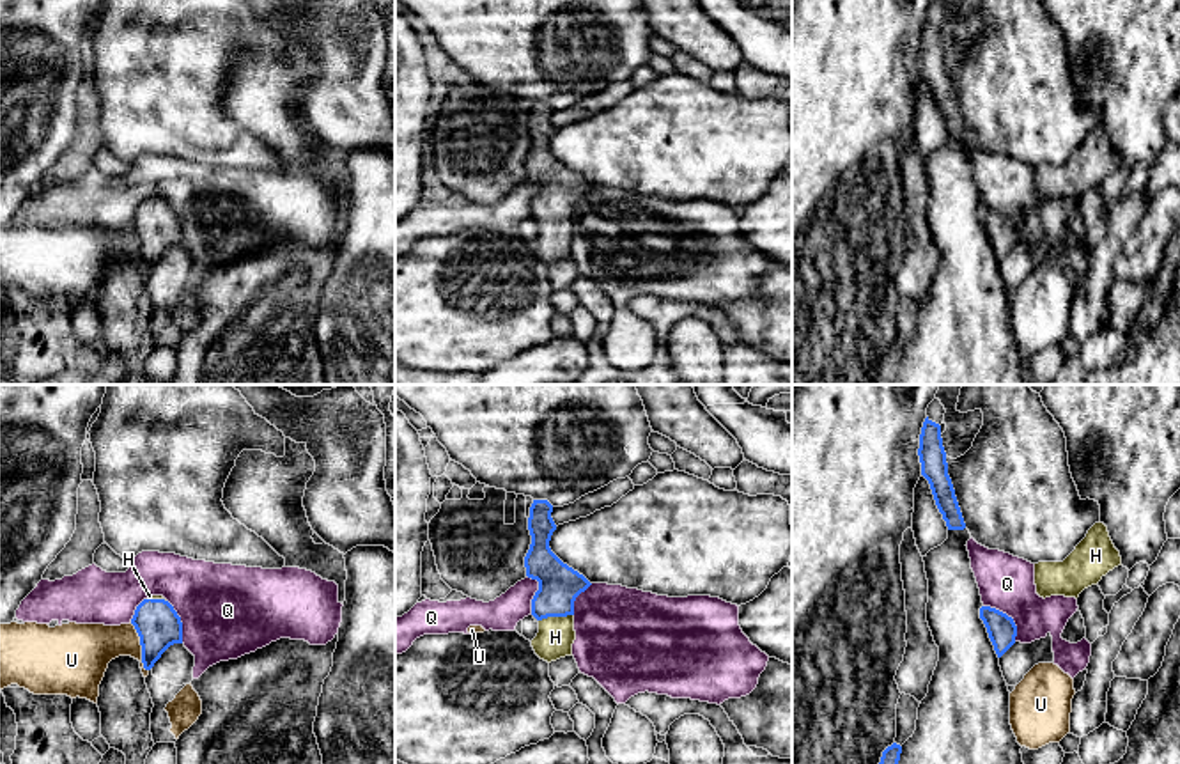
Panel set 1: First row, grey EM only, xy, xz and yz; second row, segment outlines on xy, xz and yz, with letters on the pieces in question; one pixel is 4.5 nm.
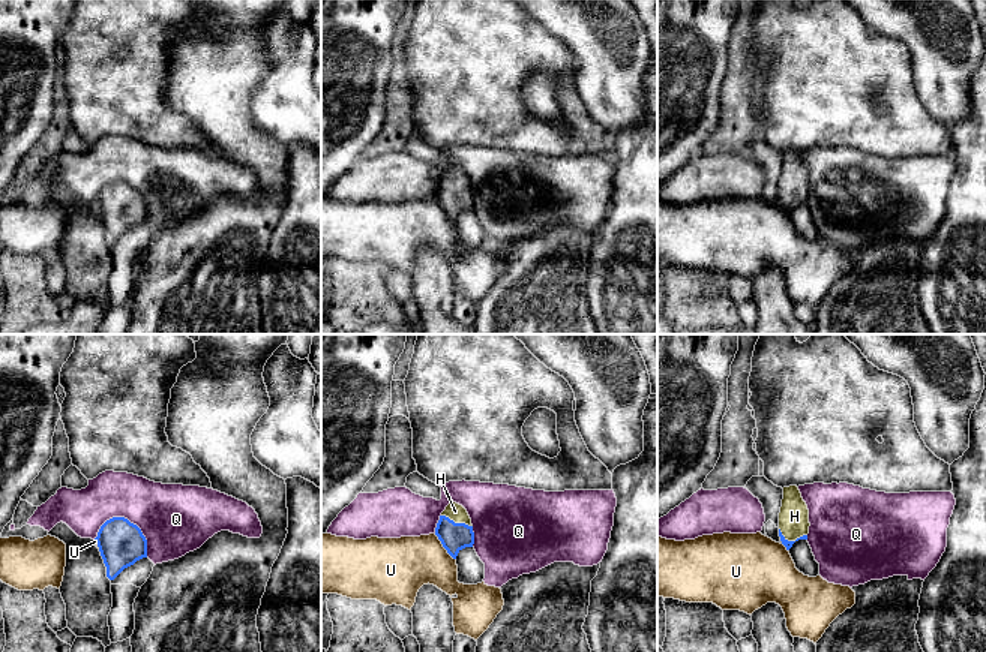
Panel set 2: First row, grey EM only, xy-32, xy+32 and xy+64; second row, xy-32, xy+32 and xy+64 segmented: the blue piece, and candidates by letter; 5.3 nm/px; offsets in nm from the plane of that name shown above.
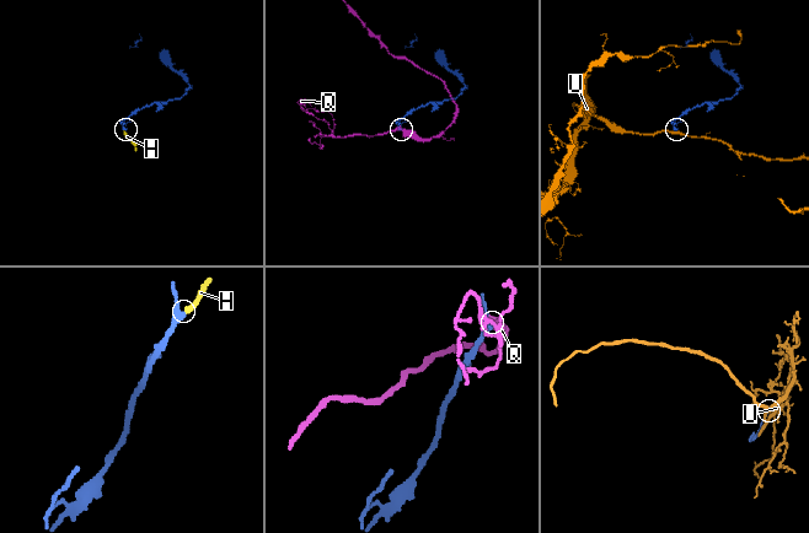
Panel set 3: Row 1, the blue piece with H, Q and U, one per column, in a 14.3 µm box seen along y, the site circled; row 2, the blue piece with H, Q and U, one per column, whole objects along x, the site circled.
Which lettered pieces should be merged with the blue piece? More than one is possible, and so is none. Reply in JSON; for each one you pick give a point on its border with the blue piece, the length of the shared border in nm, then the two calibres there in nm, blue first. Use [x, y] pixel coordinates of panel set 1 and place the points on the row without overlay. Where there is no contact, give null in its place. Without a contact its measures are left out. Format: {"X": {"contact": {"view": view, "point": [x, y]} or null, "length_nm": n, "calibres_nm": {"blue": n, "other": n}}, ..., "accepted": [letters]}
{"H": {"contact": {"view": "xz", "point": [555, 218]}, "length_nm": 160, "calibres_nm": {"blue": 190, "other": 170}}, "accepted": ["H"]}

